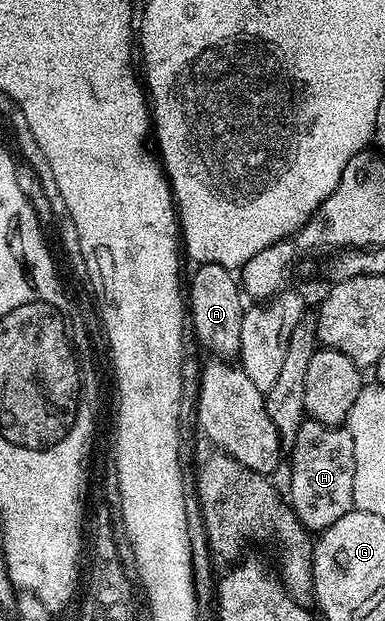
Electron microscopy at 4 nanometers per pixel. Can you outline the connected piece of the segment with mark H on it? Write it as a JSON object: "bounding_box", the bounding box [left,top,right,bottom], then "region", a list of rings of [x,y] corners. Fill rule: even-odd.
{"bounding_box":[287,418,354,533],"region":[[[307,418],[298,426],[296,440],[290,445],[292,452],[292,481],[287,495],[293,512],[301,526],[309,533],[326,531],[342,514],[352,511],[354,502],[354,438],[347,427],[323,424]]]}

